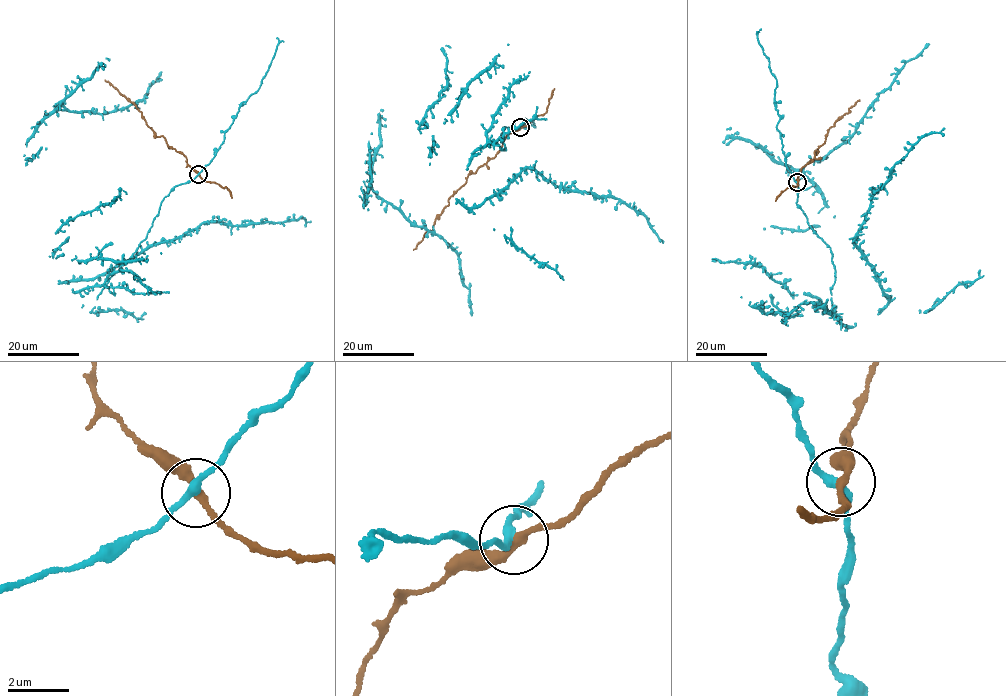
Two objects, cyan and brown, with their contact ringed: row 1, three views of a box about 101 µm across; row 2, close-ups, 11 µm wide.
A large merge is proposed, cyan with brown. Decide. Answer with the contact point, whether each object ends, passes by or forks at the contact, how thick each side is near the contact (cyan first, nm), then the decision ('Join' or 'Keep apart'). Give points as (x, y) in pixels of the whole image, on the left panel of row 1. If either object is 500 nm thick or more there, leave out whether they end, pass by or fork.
Place: (198, 174). At the ring cyan passes by. At the ring brown passes by. Thickness 240 nm (cyan) against 240 nm. Keep apart

